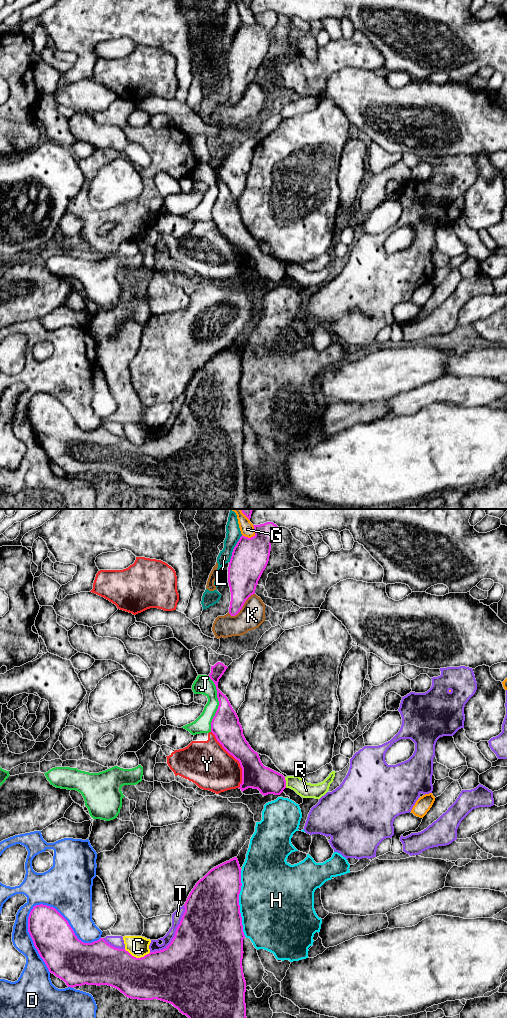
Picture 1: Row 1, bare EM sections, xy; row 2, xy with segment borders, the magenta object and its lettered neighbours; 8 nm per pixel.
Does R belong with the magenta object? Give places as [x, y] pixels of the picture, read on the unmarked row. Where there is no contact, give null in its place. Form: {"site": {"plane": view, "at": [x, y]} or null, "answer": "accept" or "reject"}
{"site": {"plane": "xy", "at": [285, 270]}, "answer": "reject"}

